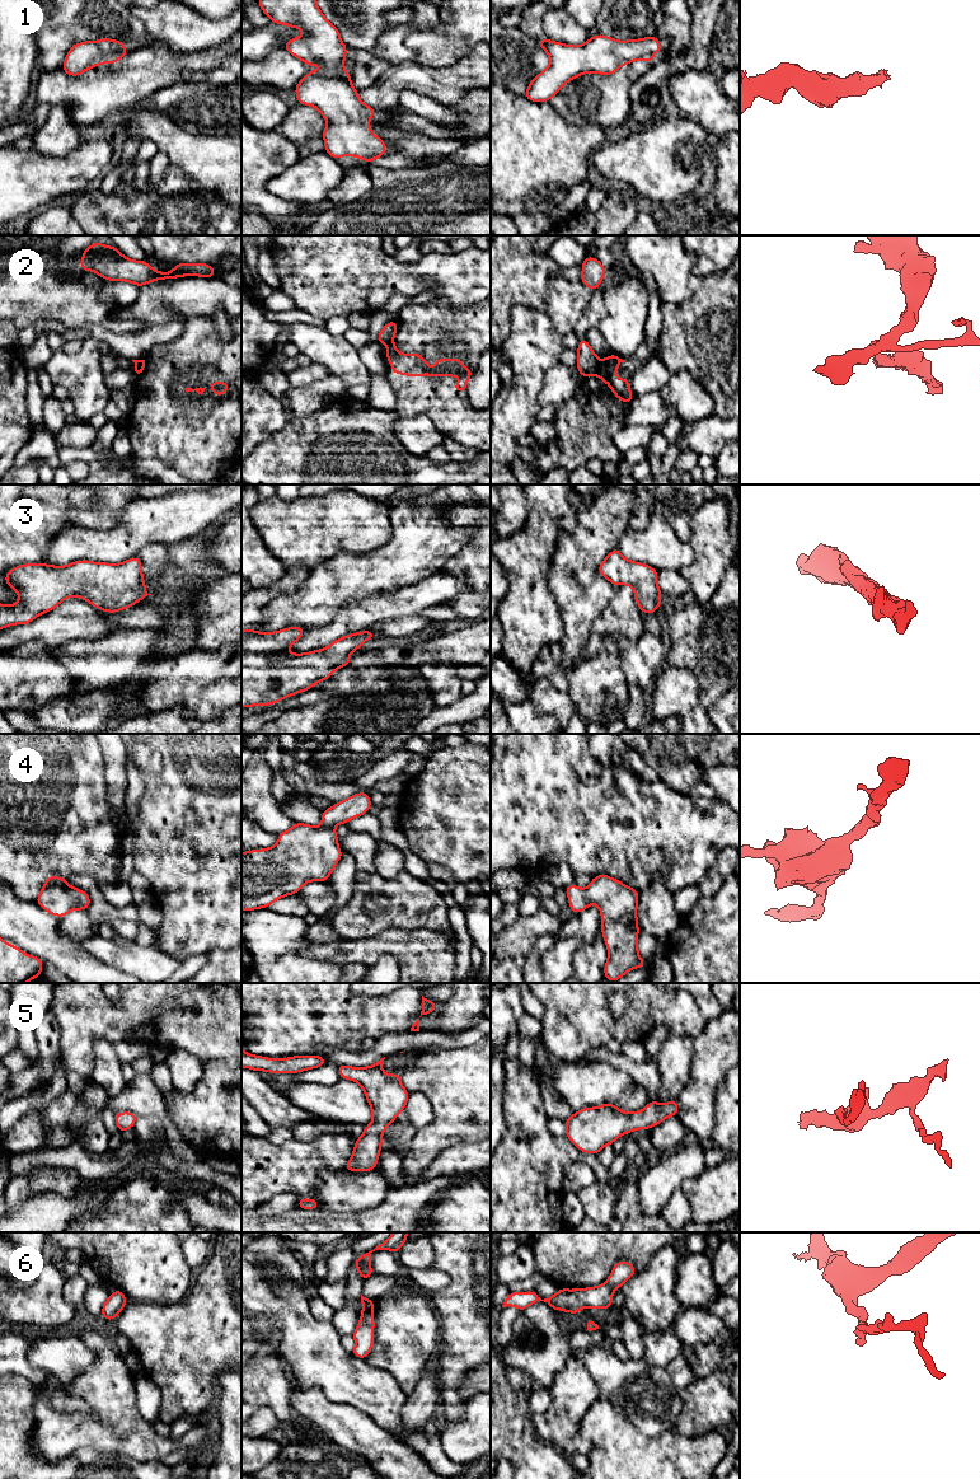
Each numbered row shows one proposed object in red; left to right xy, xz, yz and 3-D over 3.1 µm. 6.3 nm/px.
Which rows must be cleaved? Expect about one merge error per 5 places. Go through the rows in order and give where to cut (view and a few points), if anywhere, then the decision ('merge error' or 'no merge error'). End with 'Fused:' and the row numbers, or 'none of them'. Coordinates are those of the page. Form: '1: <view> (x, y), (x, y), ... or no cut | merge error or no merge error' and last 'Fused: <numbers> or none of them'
1: no cut | no merge error
2: yz (601, 361), (599, 374) | merge error
3: no cut | no merge error
4: no cut | no merge error
5: no cut | no merge error
6: no cut | no merge error
Fused: 2

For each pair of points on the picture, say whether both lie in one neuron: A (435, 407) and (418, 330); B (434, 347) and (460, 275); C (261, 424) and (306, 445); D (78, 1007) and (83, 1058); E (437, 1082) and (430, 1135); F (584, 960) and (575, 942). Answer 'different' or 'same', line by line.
A: same
B: different
C: different
D: same
E: same
F: different

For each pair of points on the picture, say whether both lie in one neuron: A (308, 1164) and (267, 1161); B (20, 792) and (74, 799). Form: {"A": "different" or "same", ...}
{"A": "same", "B": "same"}

